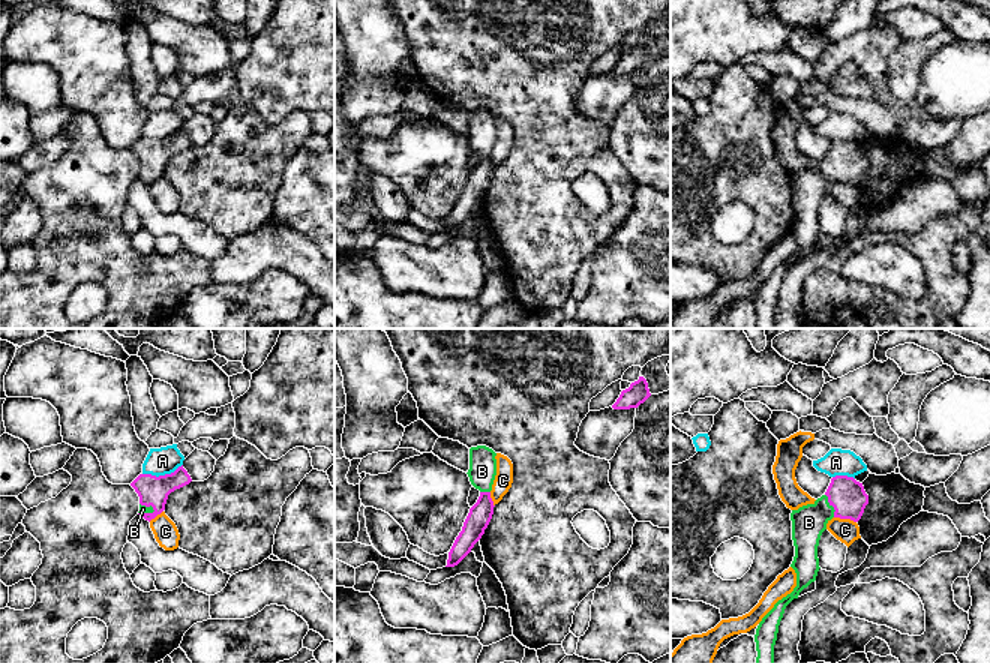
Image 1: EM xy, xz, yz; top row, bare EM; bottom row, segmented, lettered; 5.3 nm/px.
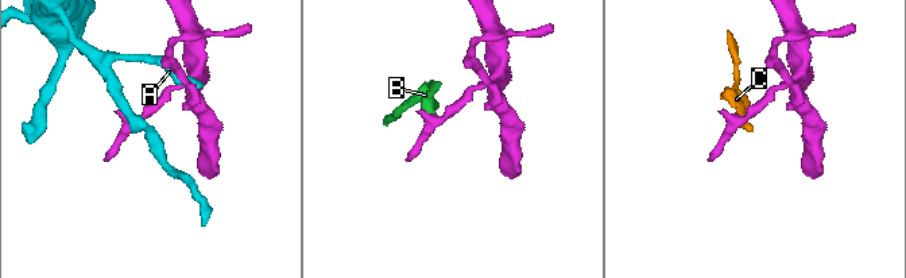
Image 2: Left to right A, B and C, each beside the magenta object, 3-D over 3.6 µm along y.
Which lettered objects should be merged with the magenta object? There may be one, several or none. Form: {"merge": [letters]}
{"merge": ["B"]}

